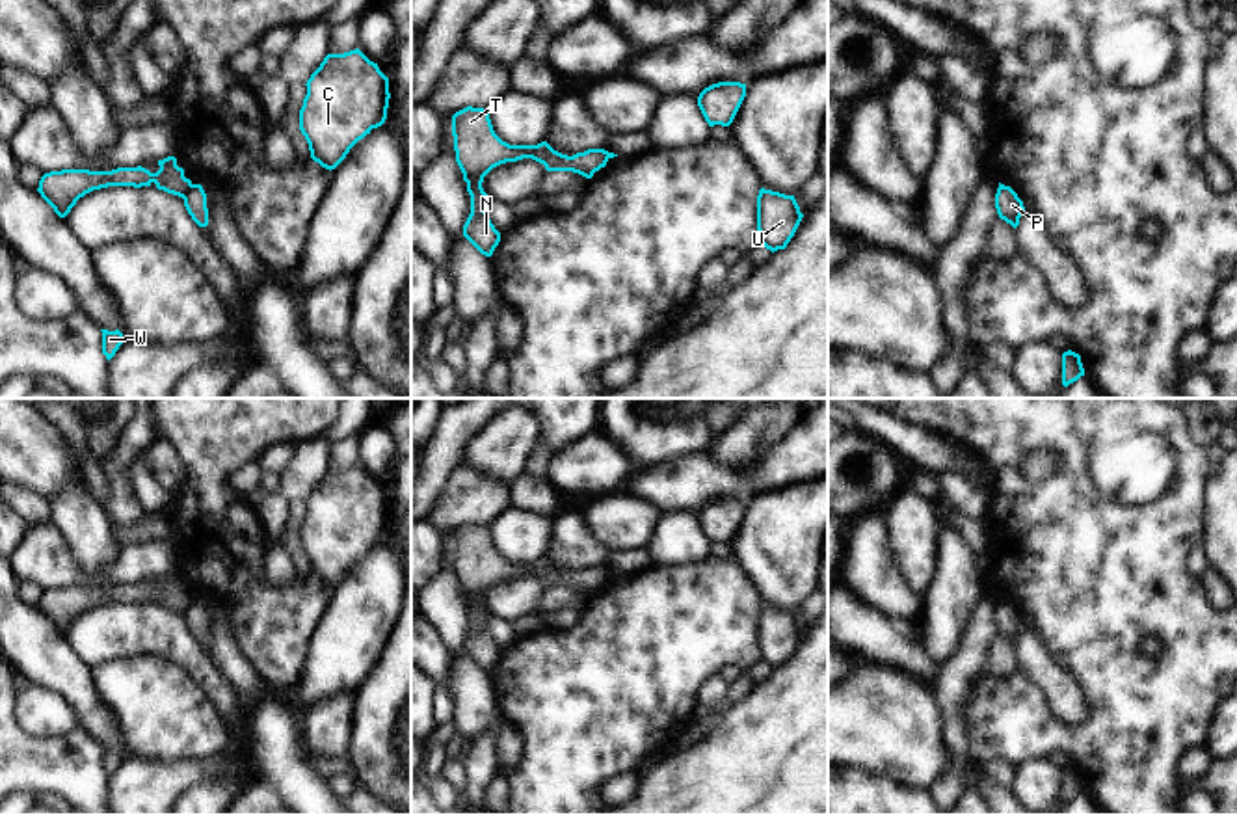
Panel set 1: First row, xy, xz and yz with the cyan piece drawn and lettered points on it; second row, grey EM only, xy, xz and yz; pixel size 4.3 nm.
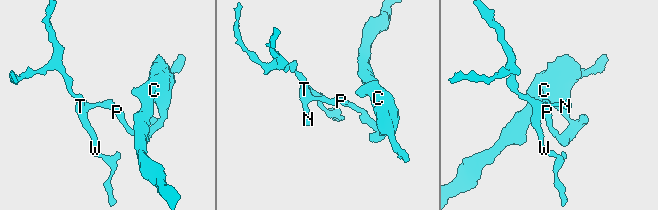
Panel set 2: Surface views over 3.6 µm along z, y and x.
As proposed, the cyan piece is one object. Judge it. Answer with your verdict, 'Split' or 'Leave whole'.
Split.

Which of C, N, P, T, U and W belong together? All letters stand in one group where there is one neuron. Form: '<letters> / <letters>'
C P U / N T W

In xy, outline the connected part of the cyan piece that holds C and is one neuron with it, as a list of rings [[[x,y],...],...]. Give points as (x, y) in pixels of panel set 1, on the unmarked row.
[[[355,465],[327,471],[305,502],[299,547],[311,575],[331,588],[359,556],[385,540],[389,495]]]

